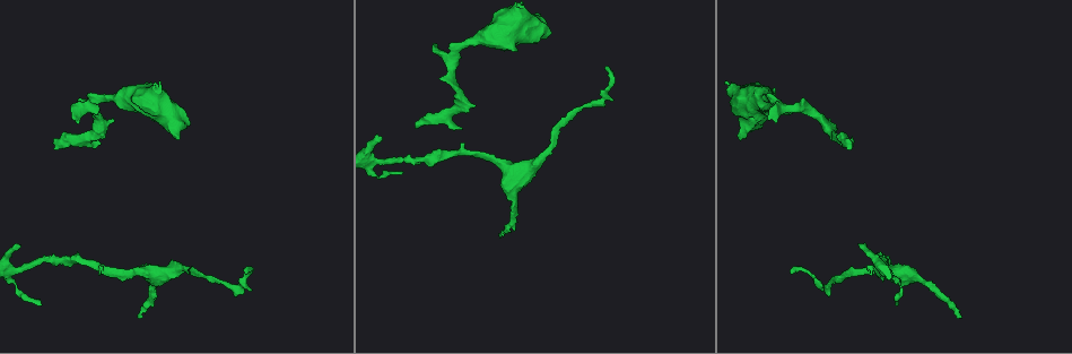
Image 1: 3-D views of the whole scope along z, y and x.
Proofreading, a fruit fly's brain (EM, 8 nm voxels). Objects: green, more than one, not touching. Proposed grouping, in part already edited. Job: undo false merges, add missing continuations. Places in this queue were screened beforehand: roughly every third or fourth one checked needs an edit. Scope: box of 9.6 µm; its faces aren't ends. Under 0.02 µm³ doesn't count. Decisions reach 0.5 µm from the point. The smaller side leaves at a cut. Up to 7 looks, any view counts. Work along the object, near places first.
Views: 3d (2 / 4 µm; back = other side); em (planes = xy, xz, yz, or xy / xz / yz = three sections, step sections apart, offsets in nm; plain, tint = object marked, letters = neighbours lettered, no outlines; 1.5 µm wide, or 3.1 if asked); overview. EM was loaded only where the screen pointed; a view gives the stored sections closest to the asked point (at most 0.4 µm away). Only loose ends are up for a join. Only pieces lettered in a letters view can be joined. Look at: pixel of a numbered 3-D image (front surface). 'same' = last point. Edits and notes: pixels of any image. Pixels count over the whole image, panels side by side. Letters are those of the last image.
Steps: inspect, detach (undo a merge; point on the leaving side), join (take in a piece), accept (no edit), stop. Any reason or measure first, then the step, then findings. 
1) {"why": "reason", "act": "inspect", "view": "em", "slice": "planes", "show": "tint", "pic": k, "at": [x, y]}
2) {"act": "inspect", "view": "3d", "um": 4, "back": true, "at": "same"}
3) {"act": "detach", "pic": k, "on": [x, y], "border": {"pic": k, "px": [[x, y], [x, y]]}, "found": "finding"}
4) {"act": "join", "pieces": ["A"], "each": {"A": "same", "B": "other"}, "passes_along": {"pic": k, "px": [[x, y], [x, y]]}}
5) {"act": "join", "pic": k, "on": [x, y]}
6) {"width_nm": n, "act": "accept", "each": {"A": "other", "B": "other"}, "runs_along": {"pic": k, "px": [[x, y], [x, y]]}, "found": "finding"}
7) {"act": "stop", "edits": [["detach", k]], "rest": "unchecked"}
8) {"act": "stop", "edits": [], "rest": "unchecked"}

{"why": "an open end", "act": "inspect", "view": "em", "slice": "planes", "show": "letters", "pic": 1, "at": [960, 316]}

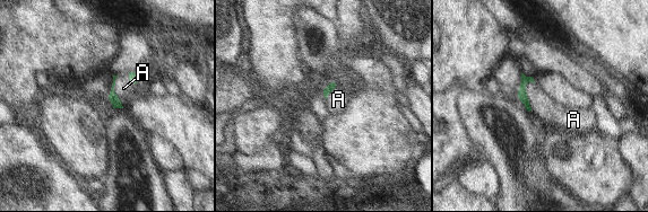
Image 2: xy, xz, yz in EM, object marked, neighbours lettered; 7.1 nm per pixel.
{"act": "join", "pieces": ["A"], "each": {"A": "same"}, "found": "the neuron continues"}

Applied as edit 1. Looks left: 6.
{"why": "calibre changes", "act": "inspect", "view": "em", "slice": "planes", "show": "tint", "pic": 1, "at": [880, 276]}

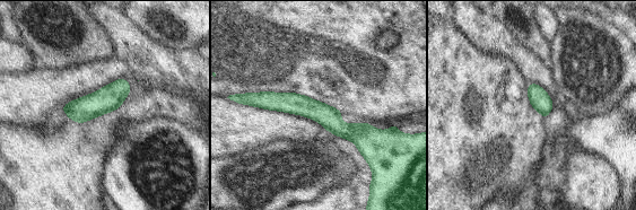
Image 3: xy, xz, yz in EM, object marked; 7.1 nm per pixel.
{"why": "see the neighbours", "act": "inspect", "view": "em", "slice": "planes", "show": "letters", "at": "same"}

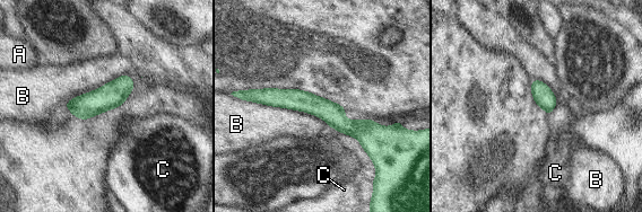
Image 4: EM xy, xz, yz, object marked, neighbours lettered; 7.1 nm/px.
{"act": "accept", "each": {"A": "other", "B": "other", "C": "other"}, "border": {"pic": 4, "px": [[230, 94], [304, 111], [329, 126]]}, "found": "continuous, no second neuron"}

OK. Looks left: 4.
{"why": "sharp bend", "act": "inspect", "view": "3d", "um": 2, "pic": 1, "at": [783, 108]}

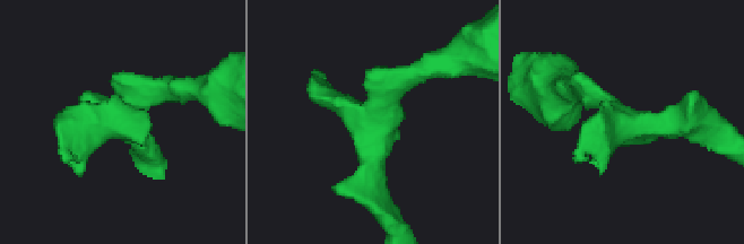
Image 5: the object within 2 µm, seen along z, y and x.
{"why": "need the tissue", "act": "inspect", "view": "em", "slice": "planes", "show": "letters", "pic": 5, "at": [629, 127]}

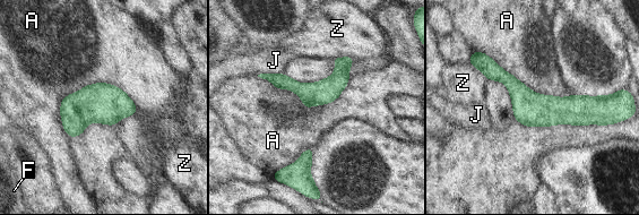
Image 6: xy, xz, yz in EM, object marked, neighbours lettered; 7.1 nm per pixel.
{"act": "accept", "each": {"A": "other", "F": "other", "J": "other", "Z": "other"}, "runs_along": {"pic": 6, "px": [[483, 69], [535, 108], [602, 108]]}, "found": "continuous, no second neuron"}

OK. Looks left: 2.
{"act": "stop", "edits": [["join", 2]], "rest": "unchecked"}

